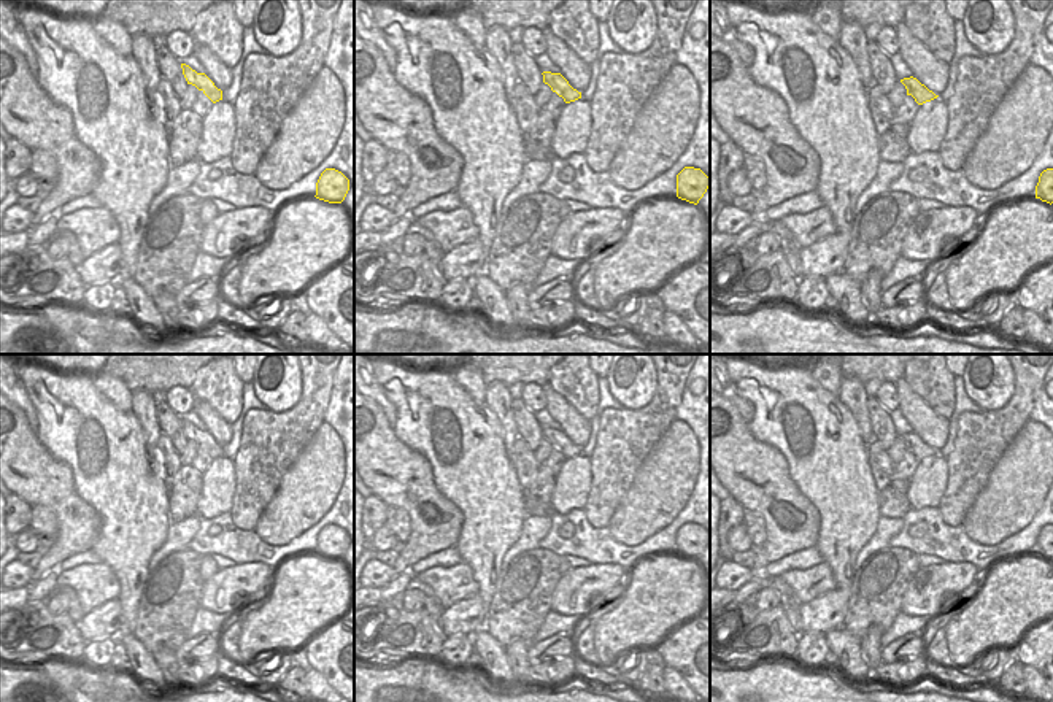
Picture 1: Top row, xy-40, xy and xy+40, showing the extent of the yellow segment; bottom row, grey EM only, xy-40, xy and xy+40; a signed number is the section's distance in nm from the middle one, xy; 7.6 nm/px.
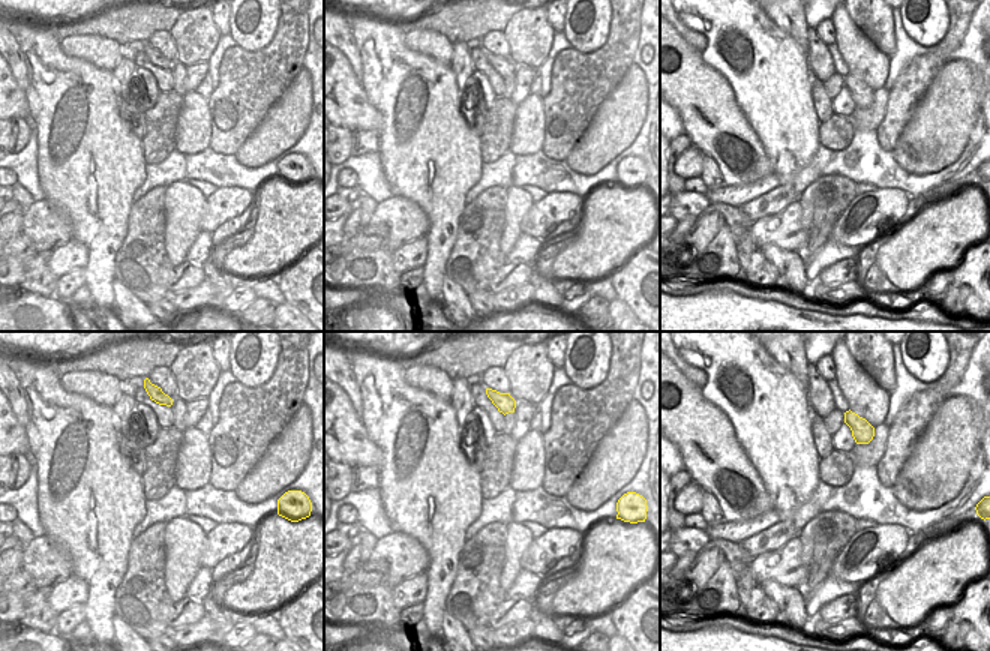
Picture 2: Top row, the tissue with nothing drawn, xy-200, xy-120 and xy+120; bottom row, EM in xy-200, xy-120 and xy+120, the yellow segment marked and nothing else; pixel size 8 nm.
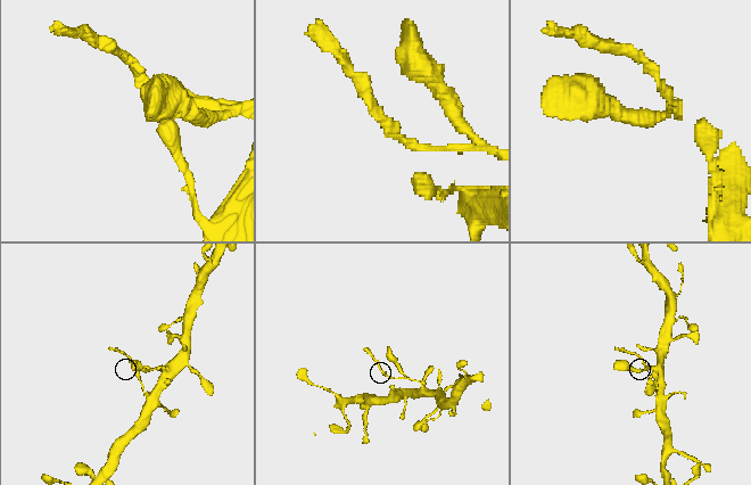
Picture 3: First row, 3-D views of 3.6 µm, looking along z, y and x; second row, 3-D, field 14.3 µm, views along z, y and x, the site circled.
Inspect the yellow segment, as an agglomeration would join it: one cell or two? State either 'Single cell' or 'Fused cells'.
Single cell.

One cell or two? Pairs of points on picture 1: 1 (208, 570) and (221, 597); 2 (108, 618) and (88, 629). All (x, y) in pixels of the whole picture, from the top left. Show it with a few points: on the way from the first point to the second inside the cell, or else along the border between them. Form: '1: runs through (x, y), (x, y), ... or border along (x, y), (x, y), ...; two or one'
1: border along (219, 569), (204, 582); two
2: runs through (104, 621), (92, 626); one

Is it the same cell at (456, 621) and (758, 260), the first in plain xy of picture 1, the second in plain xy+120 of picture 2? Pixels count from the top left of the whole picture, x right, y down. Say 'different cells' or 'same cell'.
different cells

